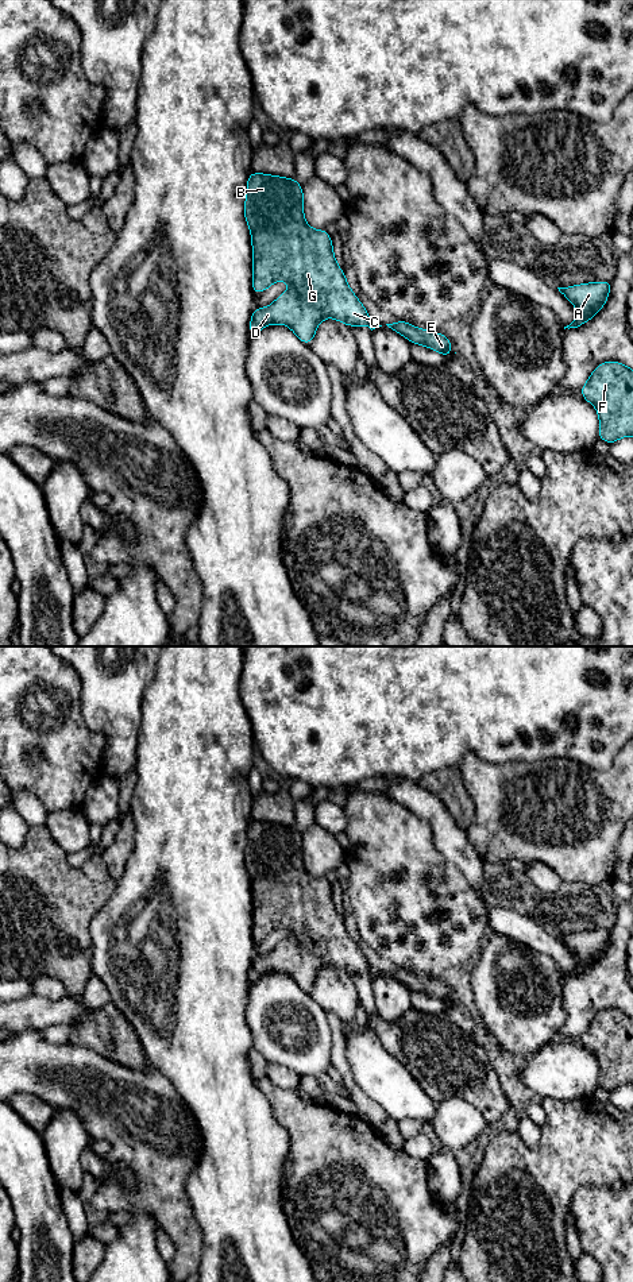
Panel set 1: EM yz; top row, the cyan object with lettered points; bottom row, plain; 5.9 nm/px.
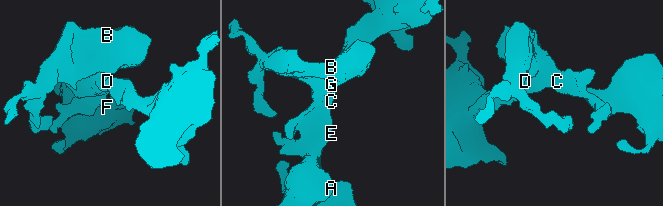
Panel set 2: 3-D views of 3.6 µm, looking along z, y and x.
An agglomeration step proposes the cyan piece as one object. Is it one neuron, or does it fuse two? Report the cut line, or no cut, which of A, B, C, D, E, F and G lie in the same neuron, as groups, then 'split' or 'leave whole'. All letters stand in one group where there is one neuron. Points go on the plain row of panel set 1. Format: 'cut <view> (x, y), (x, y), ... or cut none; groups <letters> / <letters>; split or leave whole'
cut none; groups A B C D E F G; leave whole

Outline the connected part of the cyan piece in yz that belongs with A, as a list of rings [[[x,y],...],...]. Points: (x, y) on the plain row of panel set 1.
[[[611,928],[557,935],[578,958],[578,965],[570,973],[564,974],[564,977],[578,976],[594,965],[605,954],[610,935]]]

